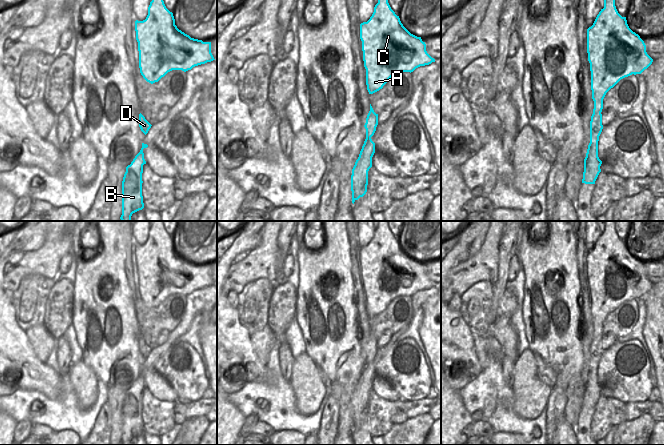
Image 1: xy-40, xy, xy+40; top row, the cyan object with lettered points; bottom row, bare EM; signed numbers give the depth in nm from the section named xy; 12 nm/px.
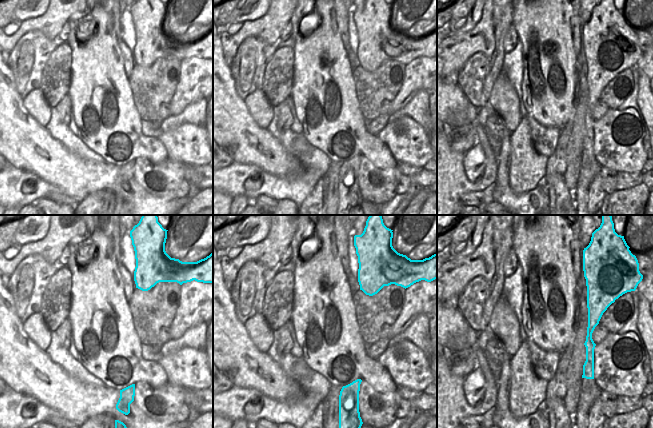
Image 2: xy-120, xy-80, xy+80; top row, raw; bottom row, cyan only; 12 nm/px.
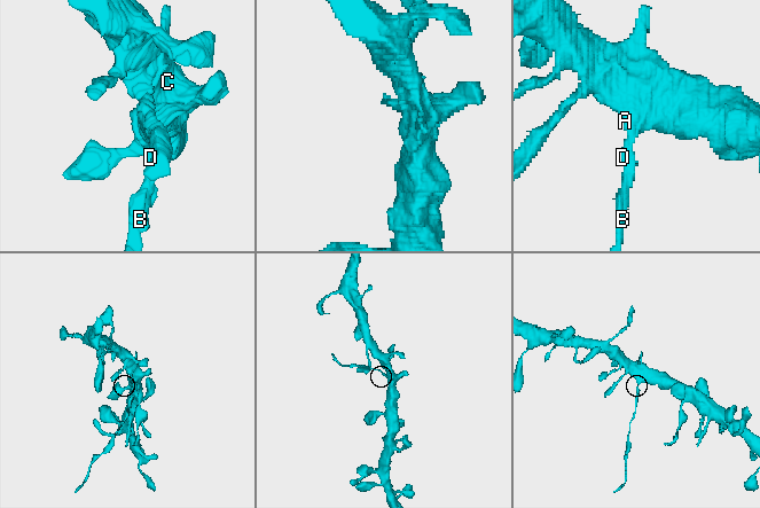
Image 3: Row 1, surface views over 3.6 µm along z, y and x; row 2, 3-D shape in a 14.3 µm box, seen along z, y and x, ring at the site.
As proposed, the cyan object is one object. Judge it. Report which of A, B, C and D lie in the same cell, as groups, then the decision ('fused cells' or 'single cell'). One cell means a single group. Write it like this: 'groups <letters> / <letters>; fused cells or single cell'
groups A C / B D; fused cells

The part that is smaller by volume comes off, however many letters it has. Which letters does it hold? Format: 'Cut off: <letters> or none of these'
Cut off: B, D

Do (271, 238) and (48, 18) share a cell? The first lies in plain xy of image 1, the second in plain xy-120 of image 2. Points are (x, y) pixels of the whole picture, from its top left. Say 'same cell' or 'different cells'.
same cell

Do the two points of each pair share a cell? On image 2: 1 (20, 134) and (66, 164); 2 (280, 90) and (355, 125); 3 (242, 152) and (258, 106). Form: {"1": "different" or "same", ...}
{"1": "same", "2": "different", "3": "different"}

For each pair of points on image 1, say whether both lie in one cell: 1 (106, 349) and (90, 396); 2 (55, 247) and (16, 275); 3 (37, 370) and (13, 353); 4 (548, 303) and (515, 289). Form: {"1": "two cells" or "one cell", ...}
{"1": "two cells", "2": "one cell", "3": "one cell", "4": "two cells"}

